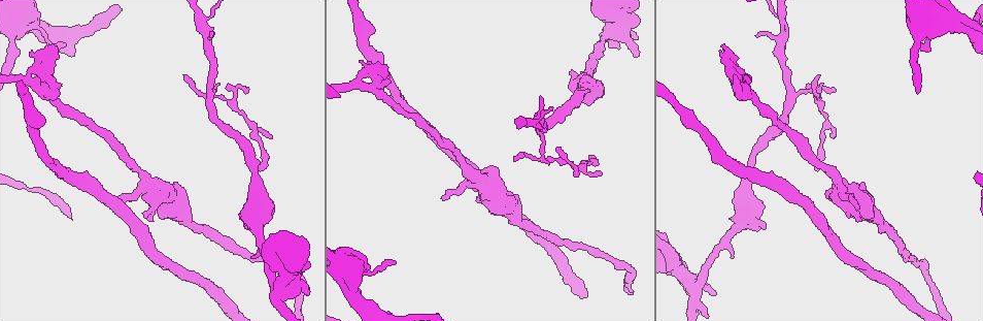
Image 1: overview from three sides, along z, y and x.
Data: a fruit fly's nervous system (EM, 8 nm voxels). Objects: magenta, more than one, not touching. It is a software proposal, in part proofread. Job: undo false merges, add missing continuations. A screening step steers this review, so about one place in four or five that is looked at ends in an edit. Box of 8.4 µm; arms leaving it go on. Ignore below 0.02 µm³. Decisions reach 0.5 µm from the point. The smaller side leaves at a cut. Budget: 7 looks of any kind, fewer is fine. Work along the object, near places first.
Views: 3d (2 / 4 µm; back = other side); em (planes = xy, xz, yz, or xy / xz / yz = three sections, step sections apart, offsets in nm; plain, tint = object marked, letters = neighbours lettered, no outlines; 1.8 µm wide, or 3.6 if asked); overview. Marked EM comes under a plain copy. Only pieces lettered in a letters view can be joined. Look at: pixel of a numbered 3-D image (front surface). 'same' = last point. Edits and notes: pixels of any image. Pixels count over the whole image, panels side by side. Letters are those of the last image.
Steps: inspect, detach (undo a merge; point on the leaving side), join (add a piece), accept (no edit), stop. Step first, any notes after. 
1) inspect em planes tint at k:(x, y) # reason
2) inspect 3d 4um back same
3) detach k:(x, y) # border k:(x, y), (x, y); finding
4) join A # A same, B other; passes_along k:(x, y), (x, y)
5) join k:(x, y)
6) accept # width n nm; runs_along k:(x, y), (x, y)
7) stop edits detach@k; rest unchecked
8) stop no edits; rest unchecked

inspect 3d 4um at 1:(539, 96) # an open end

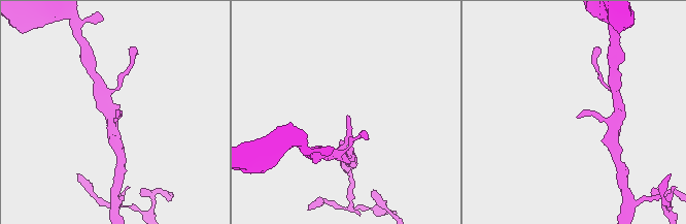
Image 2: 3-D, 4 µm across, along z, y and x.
inspect em xz step 16 tint at 2:(576, 117) # shape alone is not enough

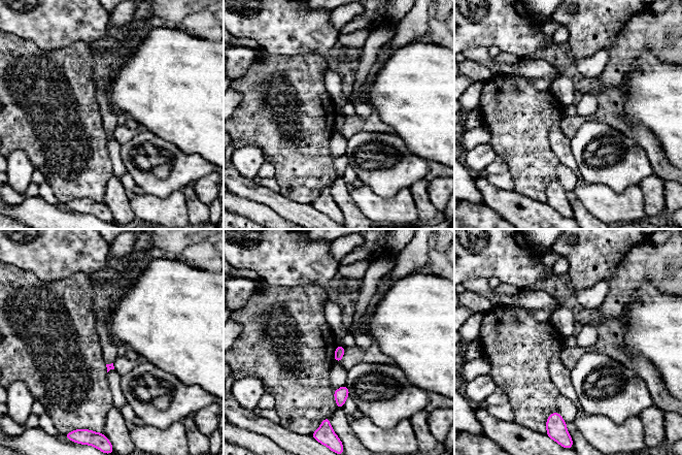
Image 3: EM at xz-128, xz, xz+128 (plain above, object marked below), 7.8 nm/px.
inspect em xz step 16 letters same # see the neighbours

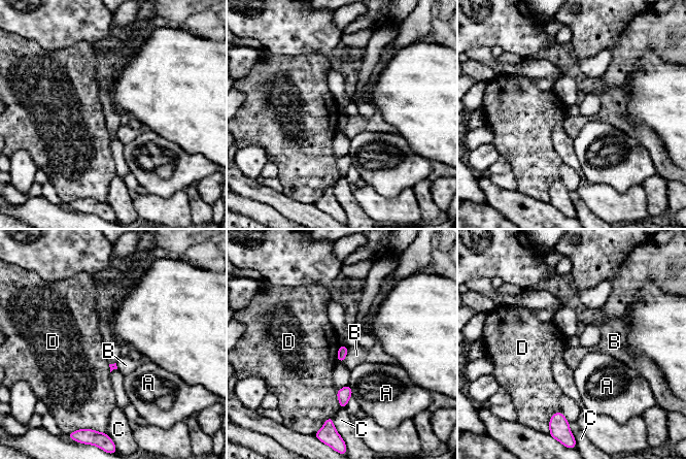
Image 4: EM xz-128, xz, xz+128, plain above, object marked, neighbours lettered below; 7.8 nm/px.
accept # A other, B other, C other, D other; border 4:(336, 391), (340, 408); no lettered piece goes on from it

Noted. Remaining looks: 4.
inspect 3d 4um back at 1:(765, 227) # branch stops here

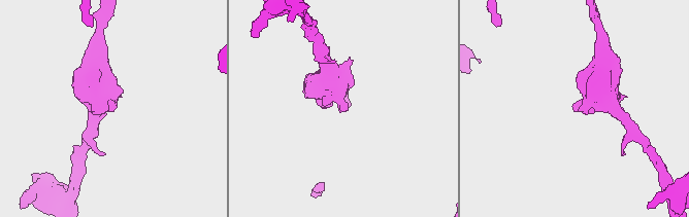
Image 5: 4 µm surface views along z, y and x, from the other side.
inspect em planes letters at 5:(341, 107) # now the EM

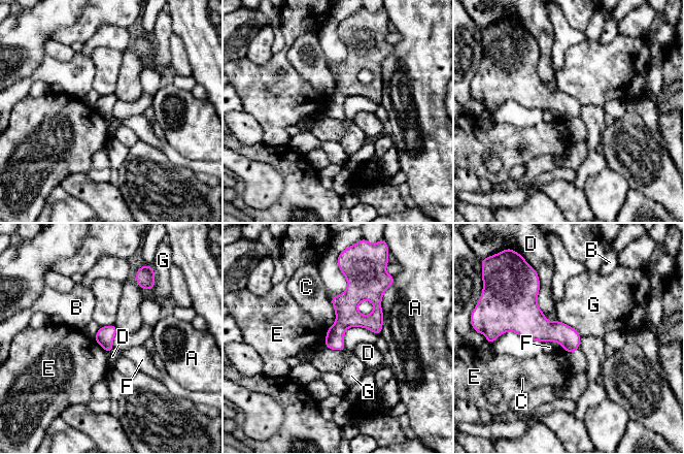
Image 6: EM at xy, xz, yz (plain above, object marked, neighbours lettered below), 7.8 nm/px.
accept # A other, B other, C other, D other, E other, F other, G other; none of them fits

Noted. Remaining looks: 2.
inspect em xz step 16 letters at 1:(54, 44)

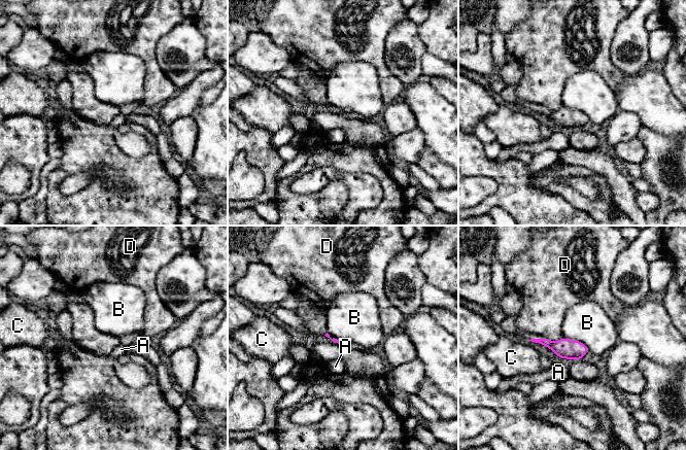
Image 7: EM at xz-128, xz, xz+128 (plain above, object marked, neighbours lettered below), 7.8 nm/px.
accept # longest_contact B 220 nm; A other, B other, C other, D other; none of them fits

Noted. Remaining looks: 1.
stop no edits; rest unchecked

